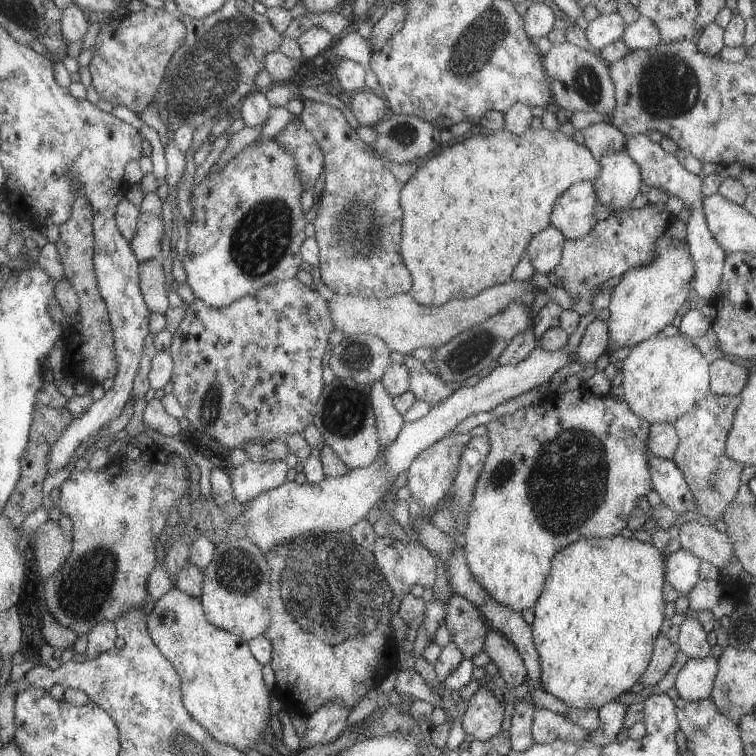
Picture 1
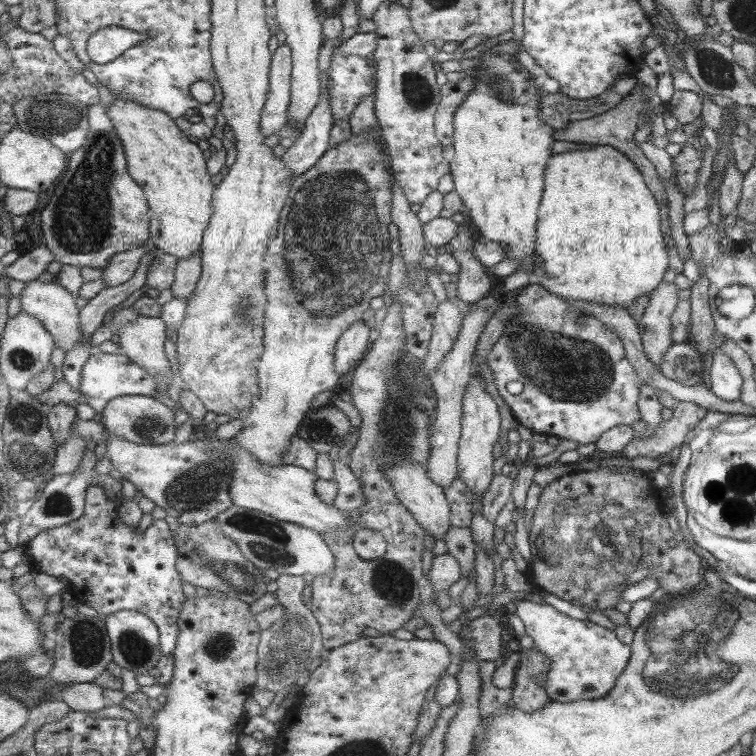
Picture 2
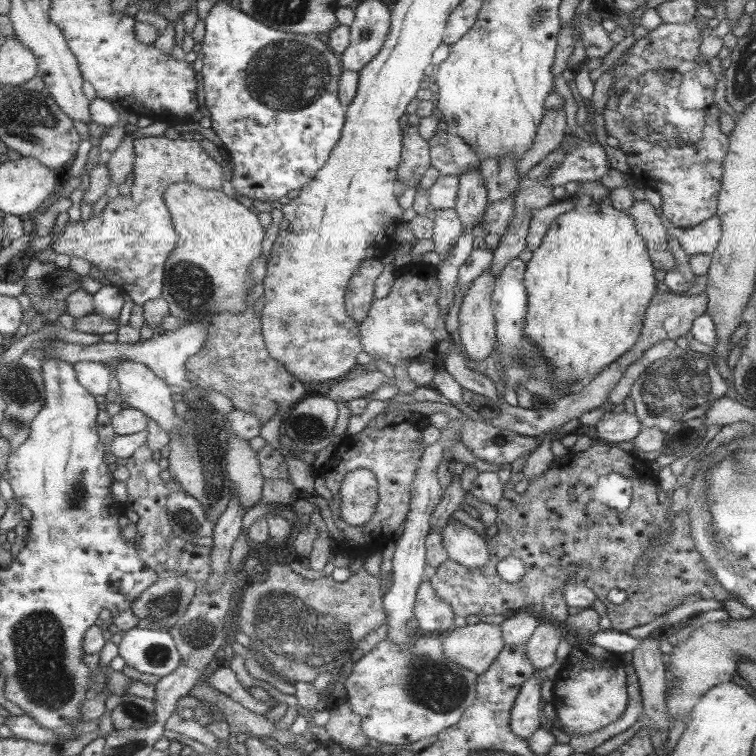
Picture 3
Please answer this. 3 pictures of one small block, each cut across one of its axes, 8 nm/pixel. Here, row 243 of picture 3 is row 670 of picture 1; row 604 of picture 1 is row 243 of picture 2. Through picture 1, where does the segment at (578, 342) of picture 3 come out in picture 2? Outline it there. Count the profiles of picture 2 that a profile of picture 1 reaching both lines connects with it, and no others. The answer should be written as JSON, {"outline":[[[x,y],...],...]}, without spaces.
{"outline":[[[609,145],[563,152],[547,162],[545,184],[539,214],[536,214],[536,241],[531,270],[535,282],[566,300],[584,300],[626,309],[639,296],[651,293],[663,280],[667,270],[667,254],[659,232],[657,200],[632,160]]]}

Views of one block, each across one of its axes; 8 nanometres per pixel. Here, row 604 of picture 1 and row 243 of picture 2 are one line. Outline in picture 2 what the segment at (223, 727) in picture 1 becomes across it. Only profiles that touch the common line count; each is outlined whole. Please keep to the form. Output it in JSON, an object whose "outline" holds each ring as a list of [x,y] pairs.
{"outline":[[[115,98],[107,108],[107,114],[113,122],[117,137],[125,150],[125,158],[128,159],[129,174],[143,188],[145,198],[148,203],[149,216],[149,240],[156,248],[165,254],[170,254],[176,259],[189,258],[200,252],[204,237],[205,228],[208,226],[209,218],[212,217],[213,188],[207,168],[205,168],[205,158],[201,156],[201,150],[187,142],[185,134],[181,132],[177,124],[169,119],[168,114],[159,110],[153,110],[129,99]]]}

